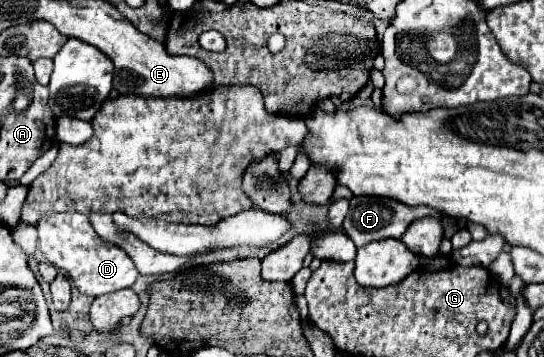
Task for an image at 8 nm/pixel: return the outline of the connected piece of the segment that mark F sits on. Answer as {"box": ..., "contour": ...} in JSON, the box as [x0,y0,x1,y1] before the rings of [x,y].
{"box":[343,196,441,246],"contour":[[[353,196],[349,214],[343,220],[343,230],[357,246],[365,246],[381,238],[401,238],[413,220],[419,220],[425,216],[441,218],[441,214],[429,206],[407,206],[403,202],[381,198],[381,196]]]}

